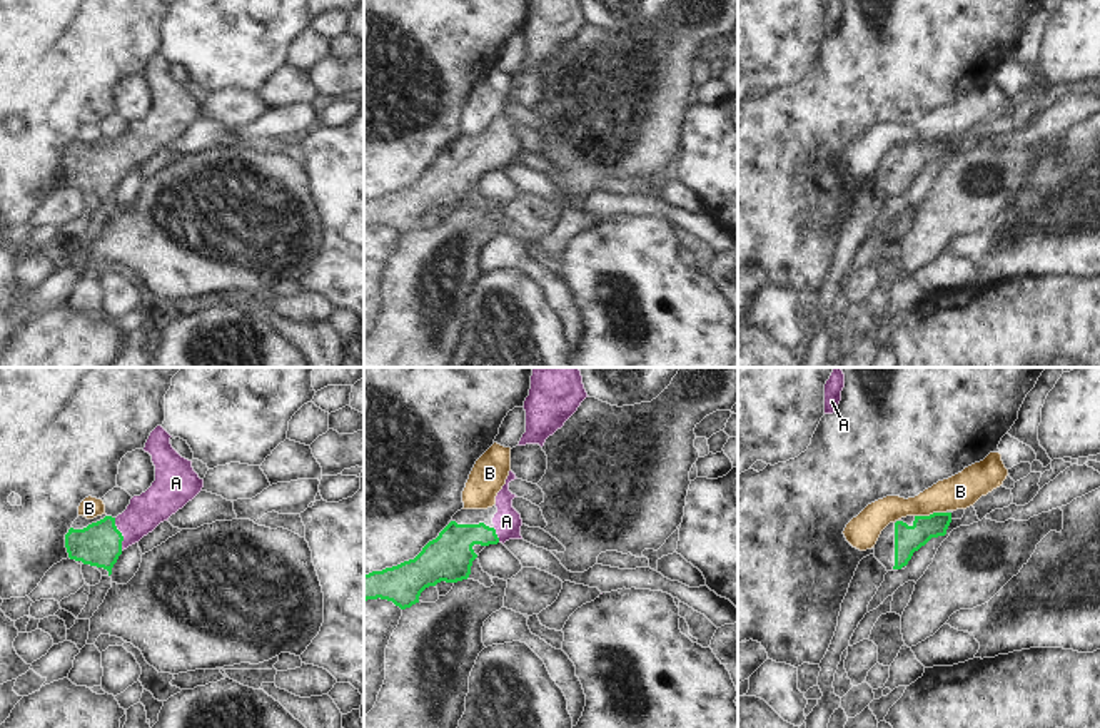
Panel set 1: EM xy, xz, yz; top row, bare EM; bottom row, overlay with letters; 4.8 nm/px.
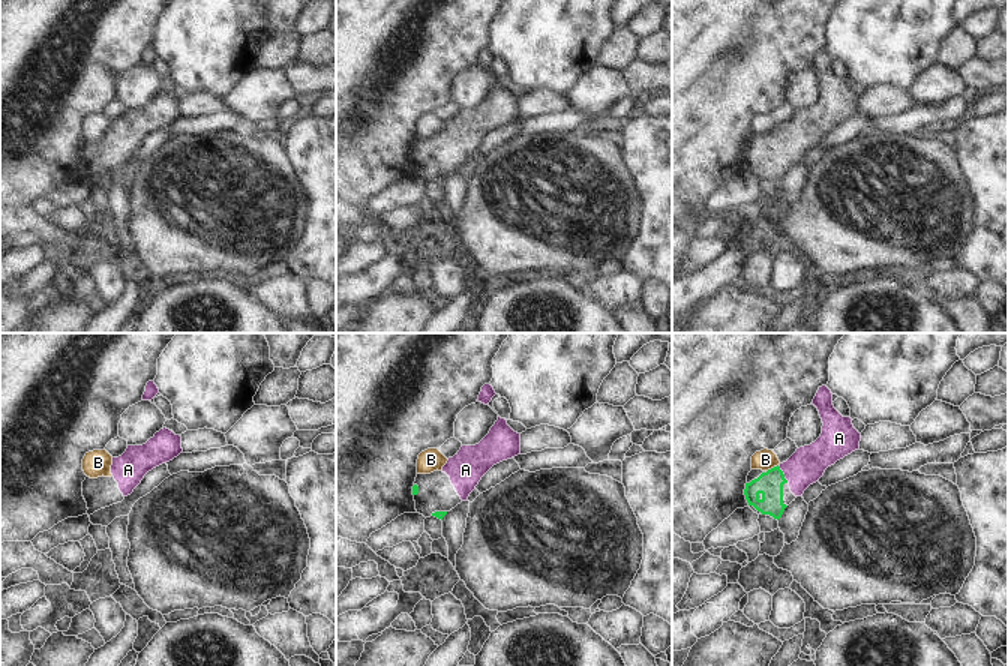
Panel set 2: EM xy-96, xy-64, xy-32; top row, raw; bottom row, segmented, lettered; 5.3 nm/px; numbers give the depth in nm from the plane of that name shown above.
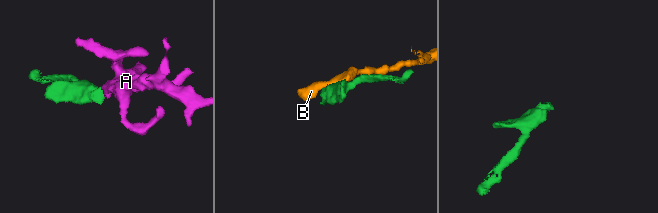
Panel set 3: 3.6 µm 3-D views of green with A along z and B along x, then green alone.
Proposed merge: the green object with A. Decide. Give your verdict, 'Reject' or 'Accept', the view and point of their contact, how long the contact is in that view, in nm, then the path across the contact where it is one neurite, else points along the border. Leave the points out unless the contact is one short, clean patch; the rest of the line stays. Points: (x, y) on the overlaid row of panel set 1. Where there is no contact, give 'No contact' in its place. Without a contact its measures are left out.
Accept. Touches green at xy (121, 535). Shared border 170 nm. Path across: xy (99, 545), (112, 535), (121, 535), (144, 513).

